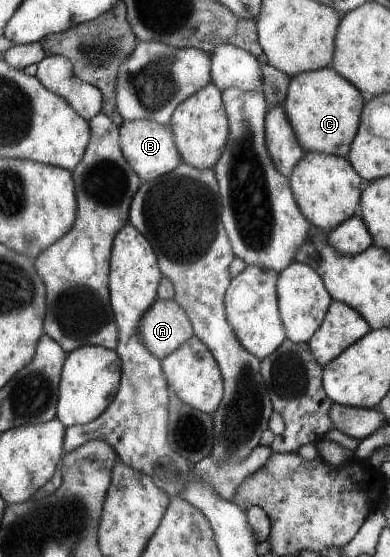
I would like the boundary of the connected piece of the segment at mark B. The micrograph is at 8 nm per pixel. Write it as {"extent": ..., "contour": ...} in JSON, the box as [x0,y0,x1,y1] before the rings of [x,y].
{"extent":[119,120,182,181],"contour":[[[126,120],[119,127],[119,135],[123,155],[141,181],[153,181],[163,174],[170,173],[182,163],[175,145],[174,133],[168,124],[161,125],[151,120]]]}

